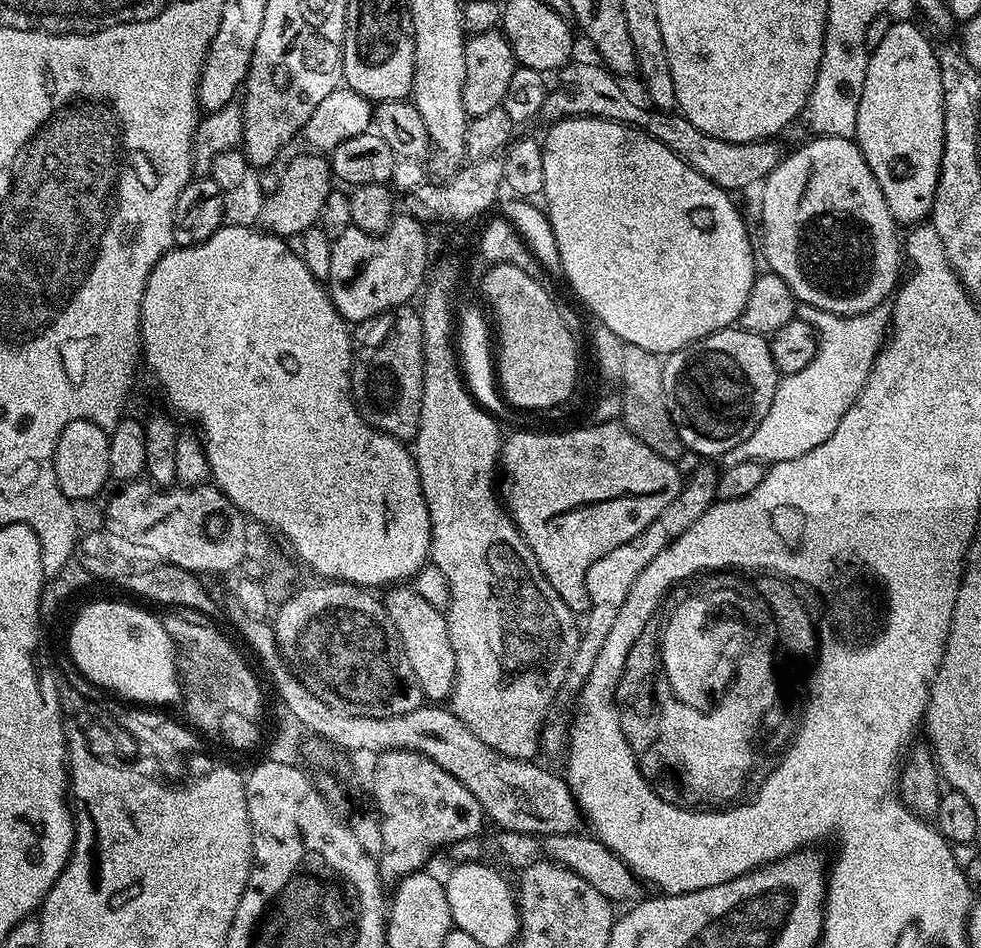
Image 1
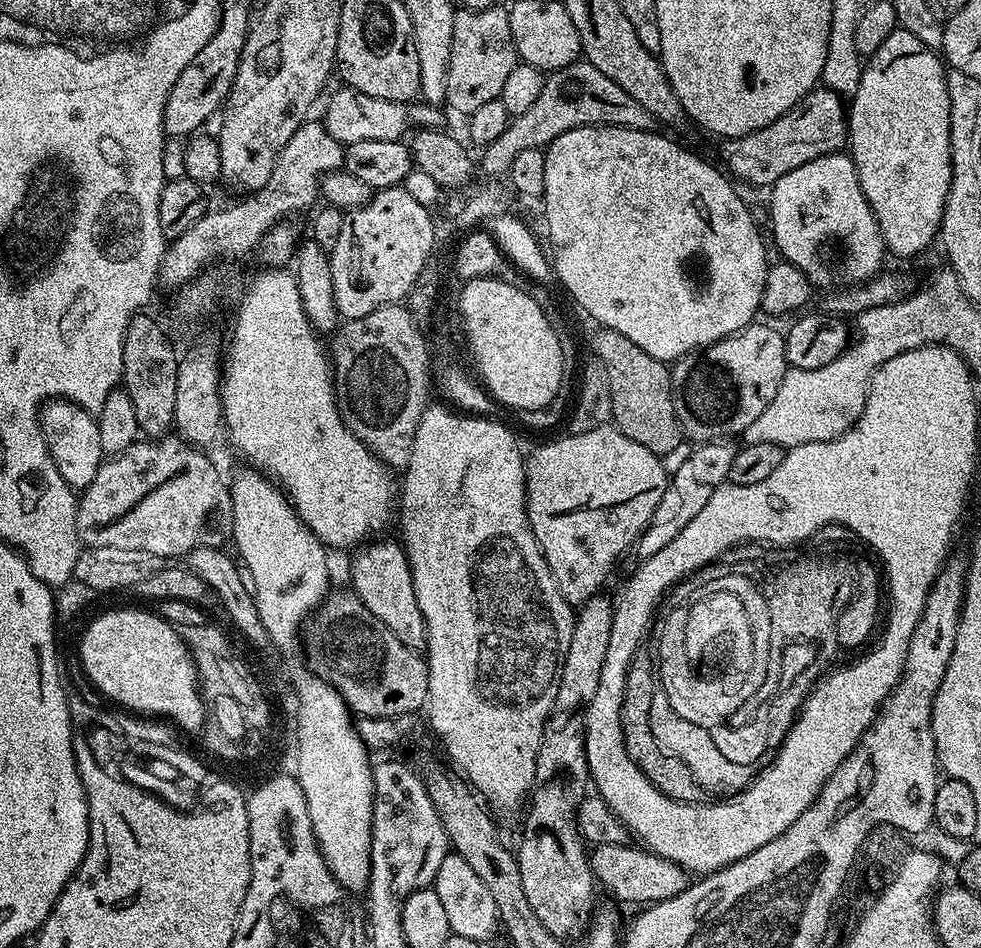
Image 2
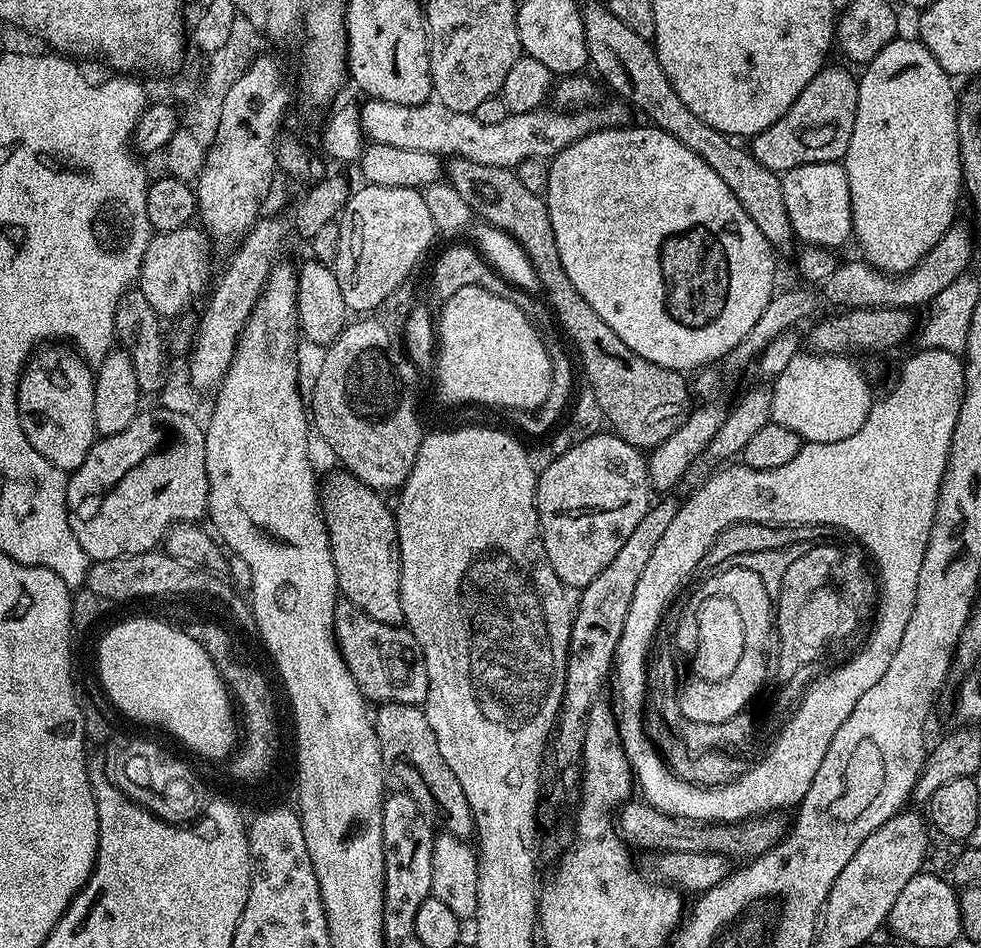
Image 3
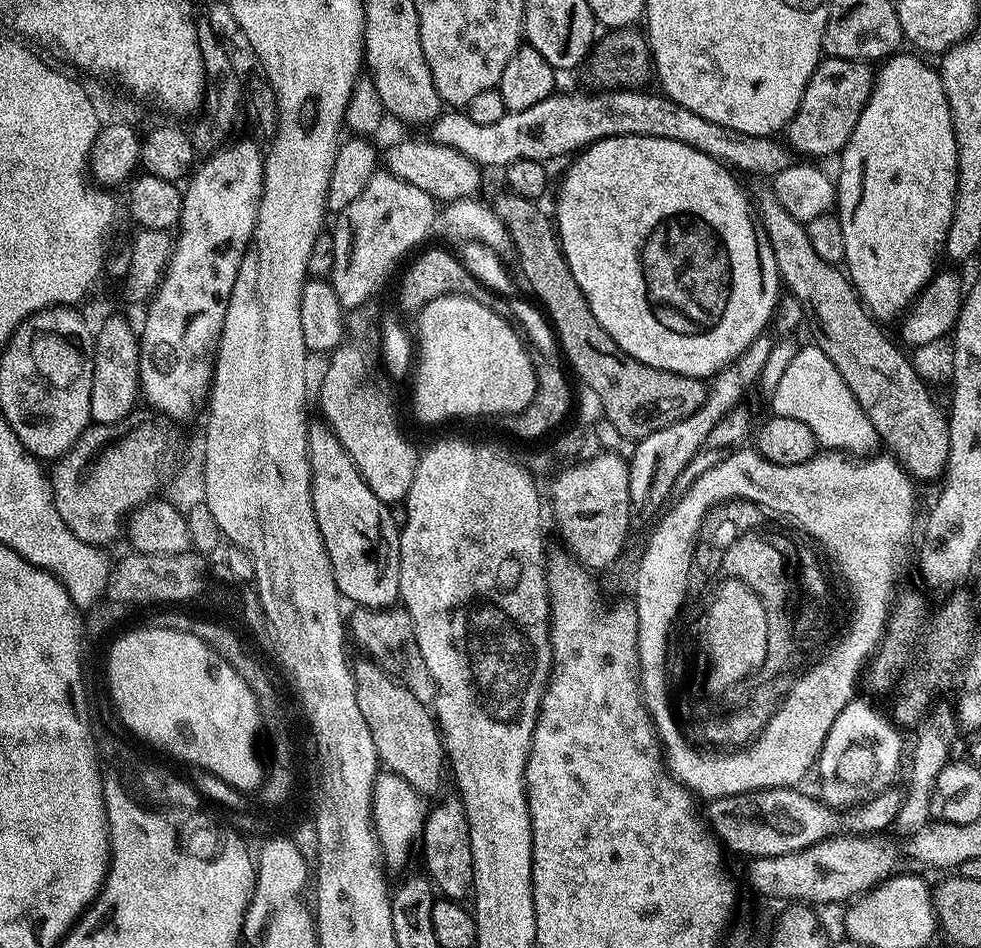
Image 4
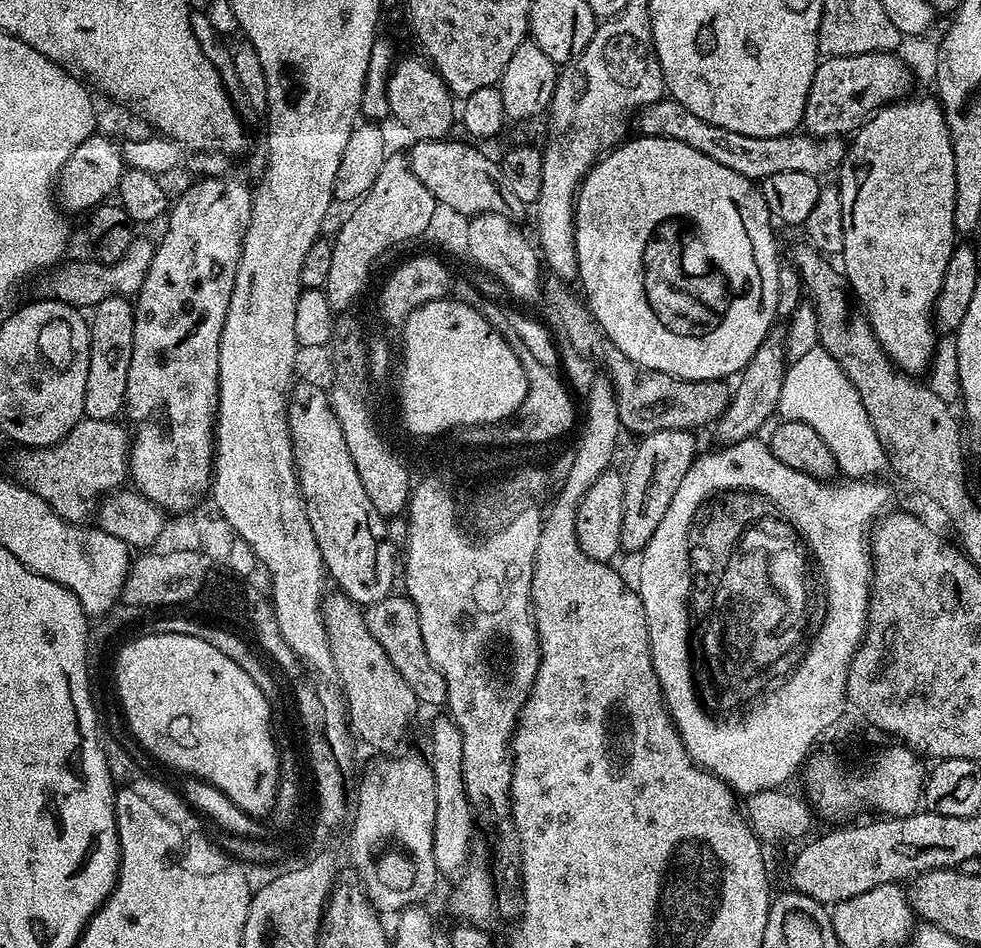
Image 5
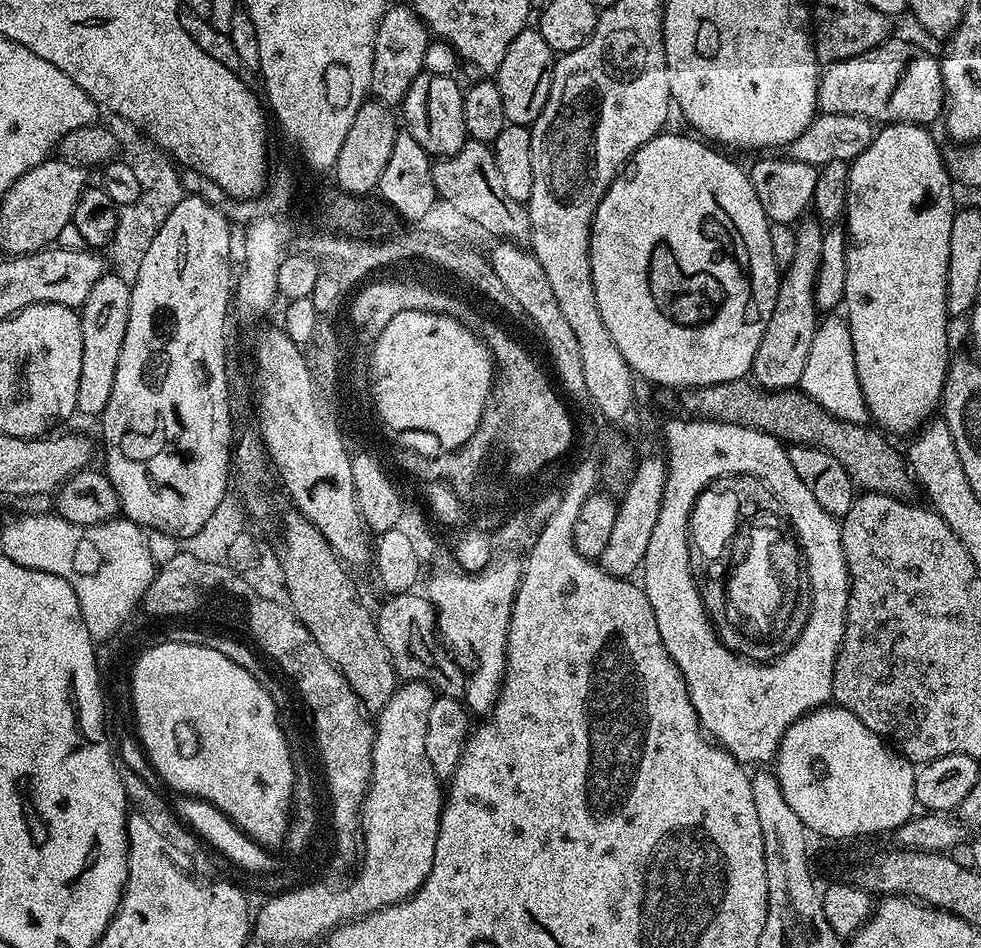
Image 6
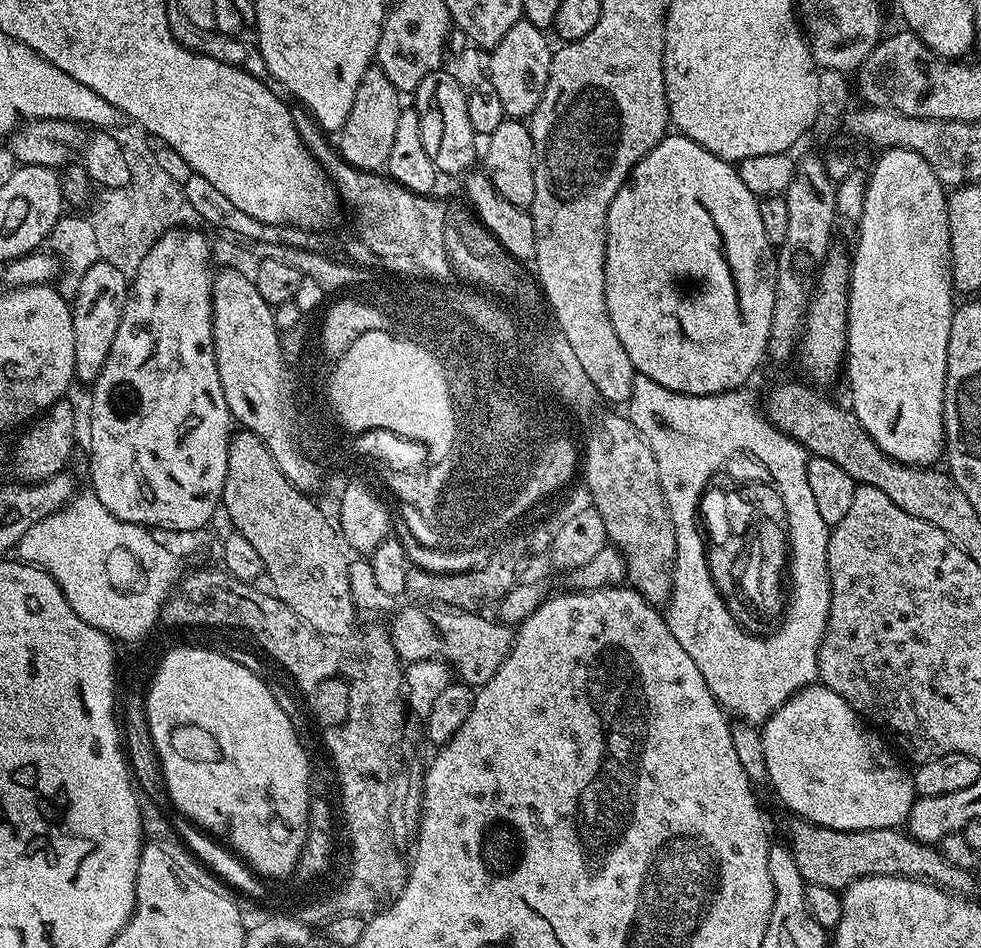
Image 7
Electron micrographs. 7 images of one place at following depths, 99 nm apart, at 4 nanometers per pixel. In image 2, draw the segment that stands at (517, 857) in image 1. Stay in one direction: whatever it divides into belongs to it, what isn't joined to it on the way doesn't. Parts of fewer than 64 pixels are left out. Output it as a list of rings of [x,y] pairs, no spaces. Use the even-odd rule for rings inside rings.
[[[631,843],[597,844],[591,849],[592,874],[599,887],[601,884],[610,895],[624,904],[640,904],[639,906],[669,900],[688,888],[690,876],[682,866],[649,852],[643,846],[632,847]]]

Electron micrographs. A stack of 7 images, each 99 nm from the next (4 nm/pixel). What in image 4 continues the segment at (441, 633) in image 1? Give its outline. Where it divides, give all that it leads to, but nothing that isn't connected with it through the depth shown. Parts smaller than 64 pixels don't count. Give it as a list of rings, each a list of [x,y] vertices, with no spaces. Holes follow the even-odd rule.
[[[313,423],[308,430],[308,461],[312,463],[312,501],[314,518],[322,534],[326,554],[341,597],[353,600],[353,605],[362,608],[390,608],[400,599],[400,530],[398,520],[392,517],[393,509],[383,504],[366,486],[362,474],[354,466],[350,454],[338,442],[327,423]]]

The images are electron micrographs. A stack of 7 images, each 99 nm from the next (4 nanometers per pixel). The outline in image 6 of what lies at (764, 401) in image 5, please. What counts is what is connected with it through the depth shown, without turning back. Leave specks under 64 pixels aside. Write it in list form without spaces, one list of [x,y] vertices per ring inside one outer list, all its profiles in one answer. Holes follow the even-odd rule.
[[[801,219],[795,225],[797,253],[790,266],[782,272],[774,302],[774,314],[770,314],[770,322],[766,322],[766,334],[762,334],[762,342],[758,342],[758,354],[754,354],[752,363],[751,379],[770,392],[781,392],[784,388],[796,388],[799,385],[816,333],[818,309],[815,302],[815,282],[822,258],[825,229],[819,219],[808,219]]]

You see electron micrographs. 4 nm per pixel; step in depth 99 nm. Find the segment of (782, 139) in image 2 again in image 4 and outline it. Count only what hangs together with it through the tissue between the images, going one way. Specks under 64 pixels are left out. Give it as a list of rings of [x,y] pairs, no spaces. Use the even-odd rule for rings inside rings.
[[[824,58],[820,65],[814,70],[810,82],[804,88],[802,102],[794,114],[794,118],[786,129],[787,147],[793,153],[801,152],[801,157],[816,158],[812,156],[832,156],[843,152],[862,110],[866,106],[868,96],[874,87],[874,72],[865,61],[862,60],[843,60],[842,58]]]

